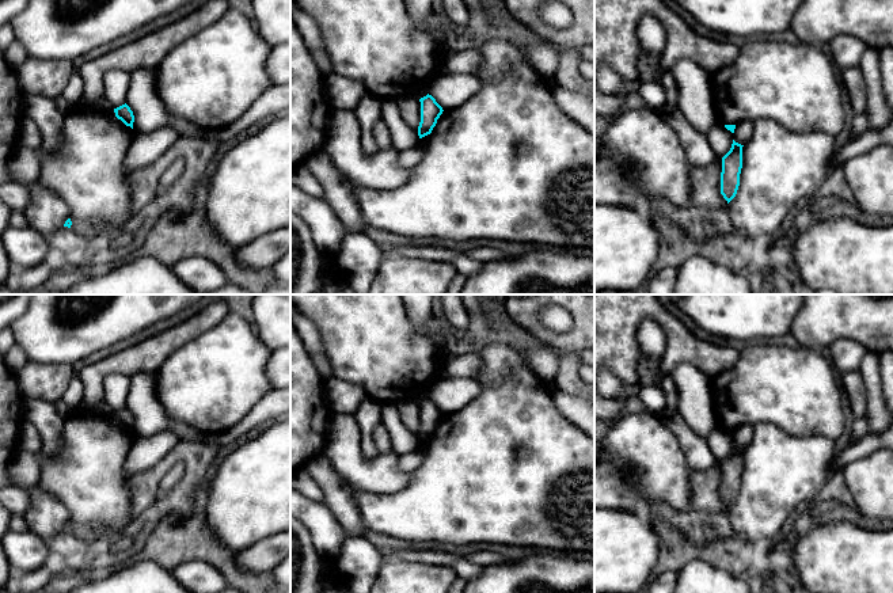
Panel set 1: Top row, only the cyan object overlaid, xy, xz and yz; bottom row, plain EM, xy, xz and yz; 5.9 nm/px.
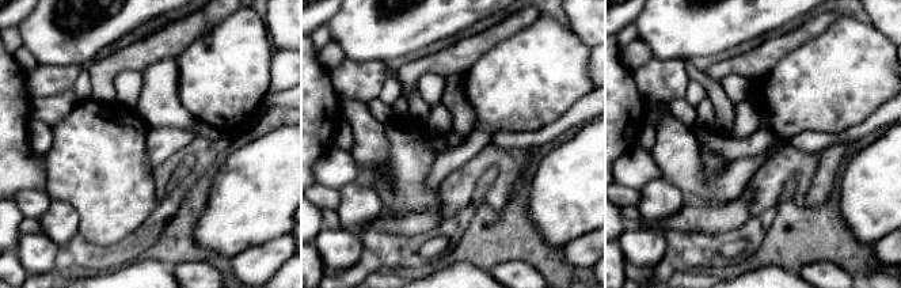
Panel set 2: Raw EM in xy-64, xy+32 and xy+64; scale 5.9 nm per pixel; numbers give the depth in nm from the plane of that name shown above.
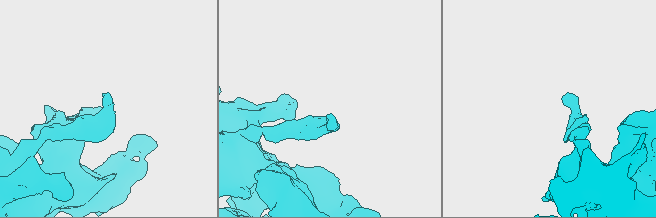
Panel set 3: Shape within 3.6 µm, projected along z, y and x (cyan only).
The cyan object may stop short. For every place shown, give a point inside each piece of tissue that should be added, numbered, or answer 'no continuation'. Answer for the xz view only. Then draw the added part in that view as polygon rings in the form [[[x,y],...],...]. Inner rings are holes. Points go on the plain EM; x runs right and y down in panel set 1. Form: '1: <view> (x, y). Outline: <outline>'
no continuation

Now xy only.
no continuation

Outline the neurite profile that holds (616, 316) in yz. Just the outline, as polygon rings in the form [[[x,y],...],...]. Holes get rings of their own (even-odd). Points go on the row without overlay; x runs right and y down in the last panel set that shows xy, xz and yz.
[[[594,294],[594,376],[601,368],[607,368],[624,384],[638,383],[642,358],[638,328],[645,319],[653,319],[665,332],[665,351],[658,364],[664,375],[670,375],[680,364],[691,364],[714,379],[730,370],[740,358],[740,351],[729,345],[719,346],[695,337],[656,294]]]

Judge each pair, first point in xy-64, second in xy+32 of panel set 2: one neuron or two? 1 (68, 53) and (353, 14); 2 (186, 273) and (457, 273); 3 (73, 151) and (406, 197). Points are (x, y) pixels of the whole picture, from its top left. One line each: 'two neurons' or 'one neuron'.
1: one neuron
2: two neurons
3: one neuron

